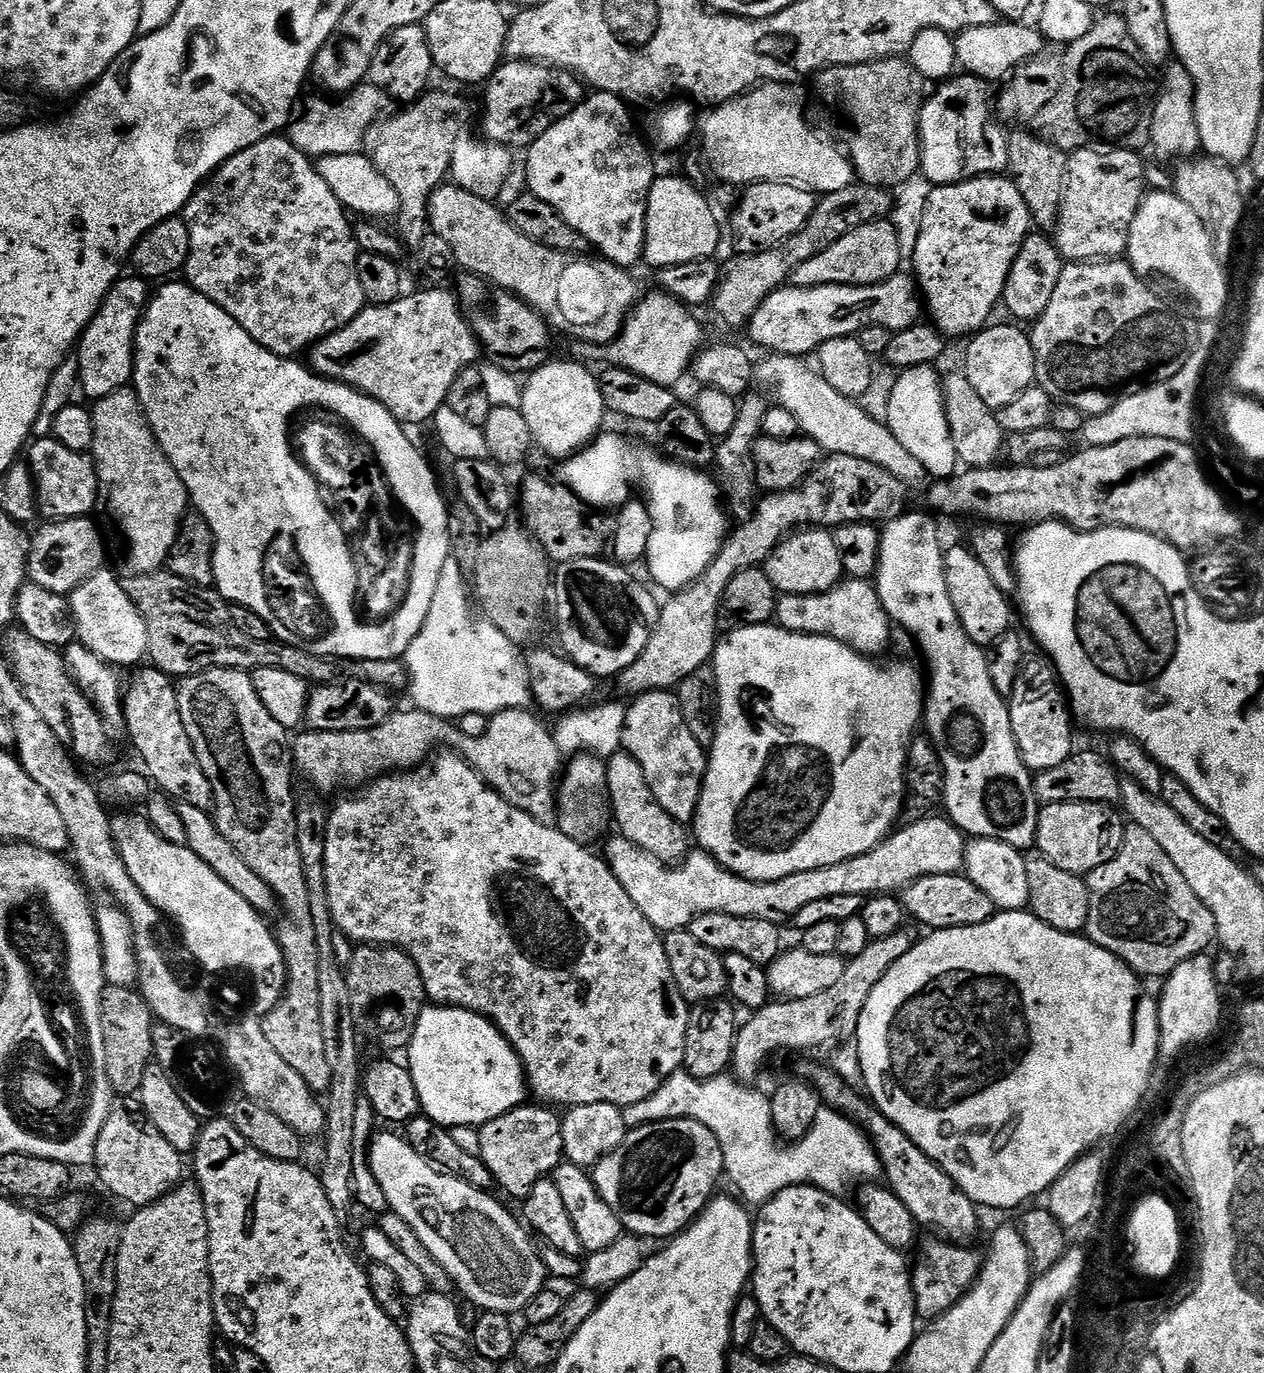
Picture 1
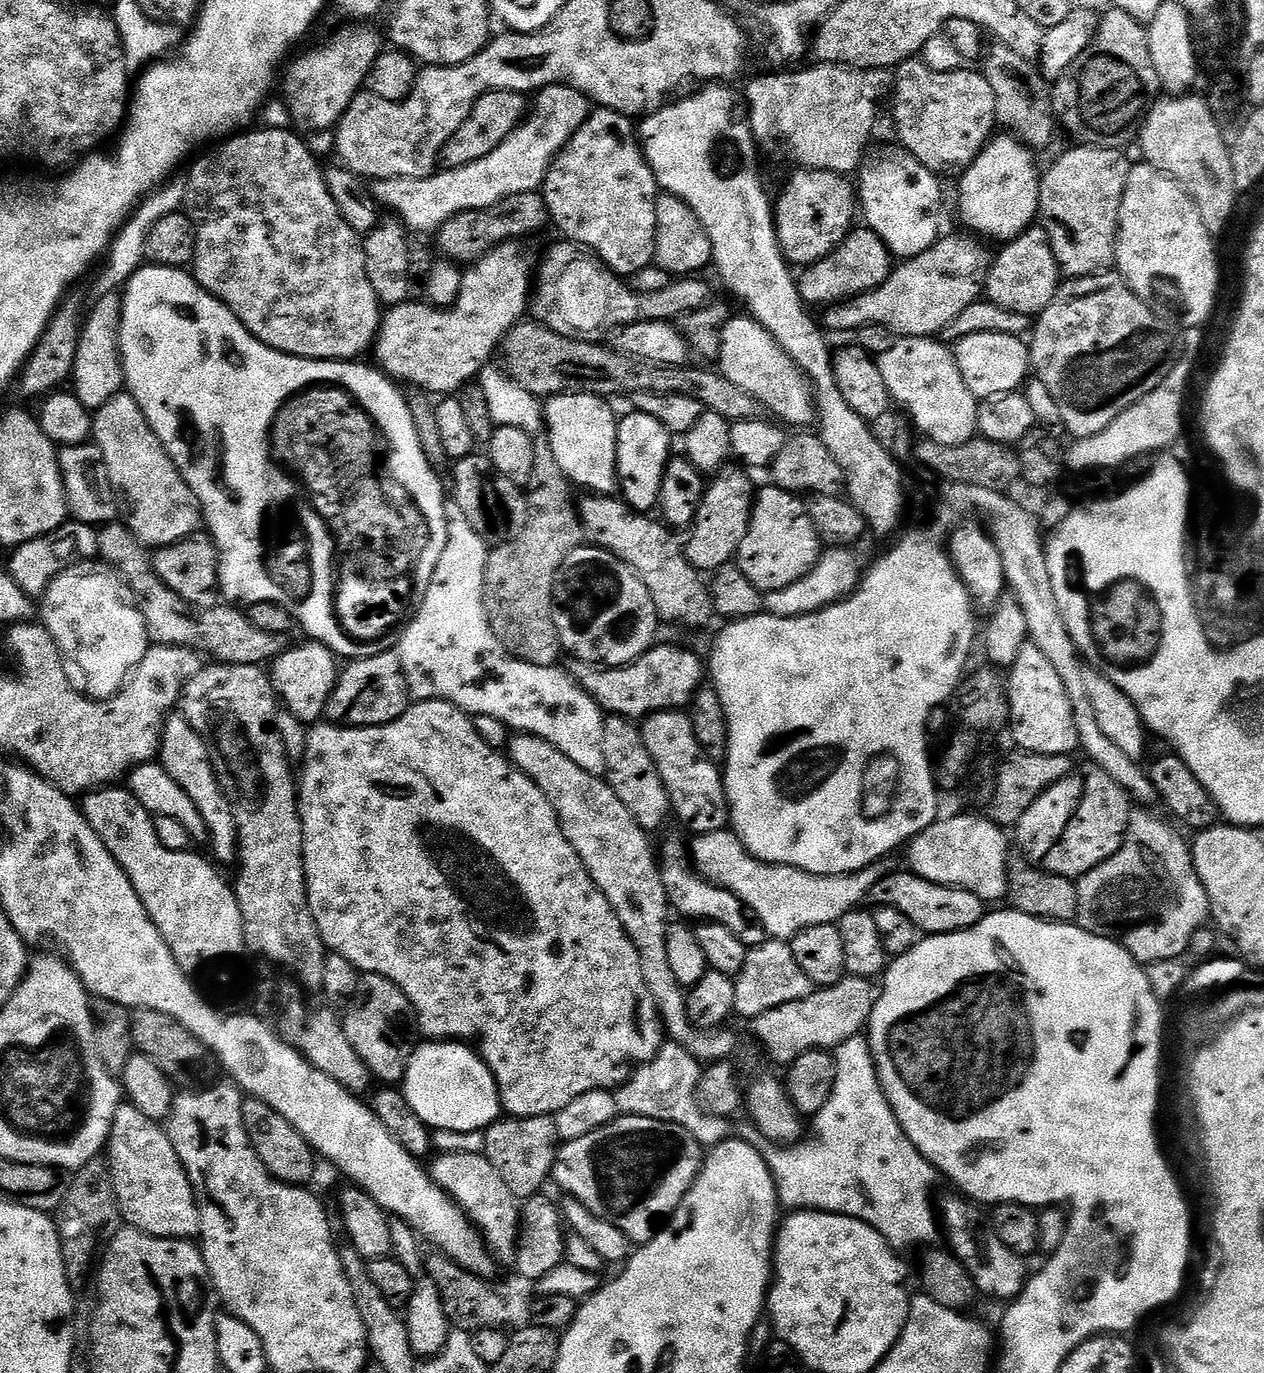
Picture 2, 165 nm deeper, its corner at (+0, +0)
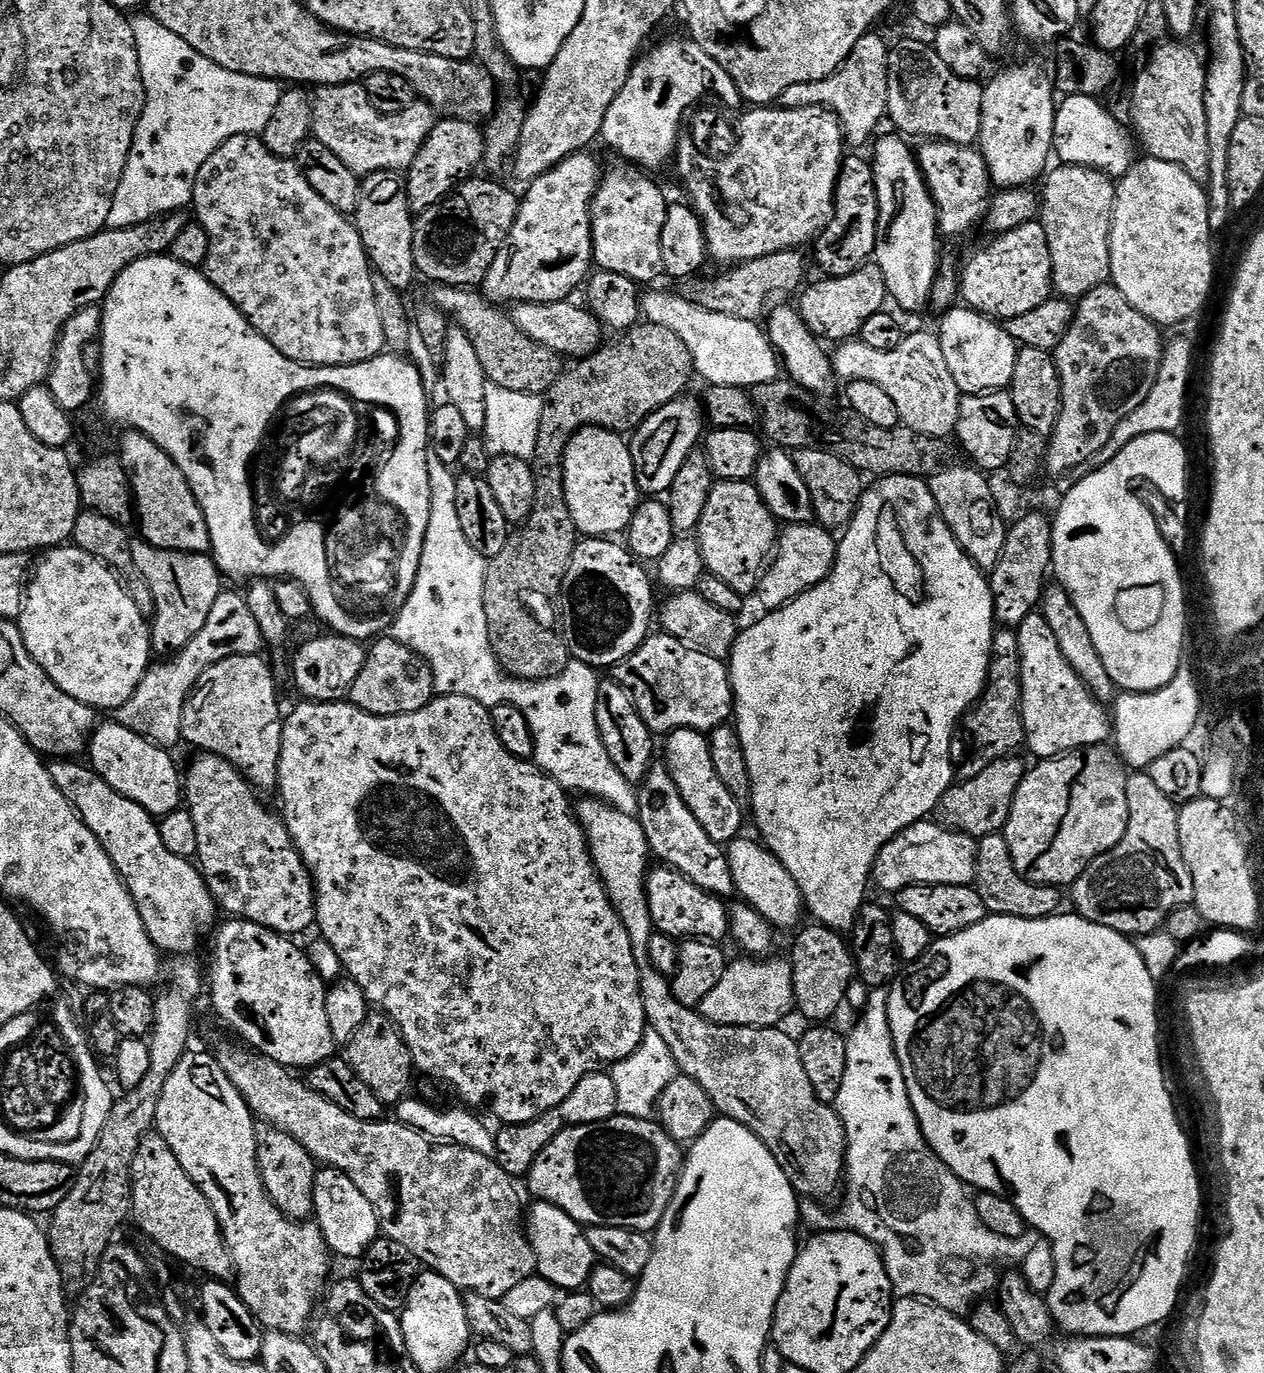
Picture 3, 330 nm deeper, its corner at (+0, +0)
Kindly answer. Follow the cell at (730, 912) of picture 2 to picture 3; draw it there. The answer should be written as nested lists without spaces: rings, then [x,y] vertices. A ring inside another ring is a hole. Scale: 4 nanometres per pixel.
[[[663,762],[653,763],[643,780],[638,785],[636,797],[638,806],[638,819],[642,826],[642,834],[646,834],[649,853],[656,856],[661,865],[675,870],[685,876],[694,886],[698,886],[711,896],[719,898],[731,897],[736,891],[734,878],[728,869],[728,857],[725,849],[716,844],[698,826],[698,820],[682,802],[682,796],[678,794],[678,788],[674,786],[674,780],[670,778],[668,767]]]

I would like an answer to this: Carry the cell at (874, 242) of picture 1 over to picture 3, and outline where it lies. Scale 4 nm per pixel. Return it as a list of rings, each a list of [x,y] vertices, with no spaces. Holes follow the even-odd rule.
[[[869,262],[863,268],[854,270],[854,274],[820,278],[817,284],[811,284],[799,293],[798,311],[805,327],[824,342],[848,342],[859,337],[862,322],[866,322],[866,318],[874,314],[885,311],[884,302],[889,299],[882,270],[875,262]]]

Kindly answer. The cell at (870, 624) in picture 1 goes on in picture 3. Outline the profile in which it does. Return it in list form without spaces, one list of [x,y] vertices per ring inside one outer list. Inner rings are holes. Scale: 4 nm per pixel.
[[[819,523],[787,525],[779,533],[774,555],[759,577],[754,600],[764,607],[765,613],[776,612],[794,602],[806,590],[827,580],[836,561],[837,543],[837,537]]]

